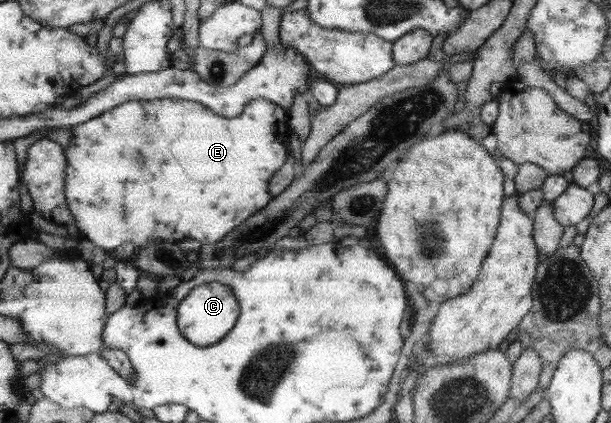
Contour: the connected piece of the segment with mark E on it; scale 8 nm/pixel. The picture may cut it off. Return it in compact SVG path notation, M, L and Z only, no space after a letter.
M154 98L143 101L129 101L115 106L111 110L102 112L90 118L87 122L72 126L70 144L64 147L67 166L65 167L65 198L67 206L75 219L75 227L80 235L87 238L104 249L111 252L114 248L132 242L137 250L147 247L150 240L157 242L178 243L184 238L193 238L201 244L213 244L221 240L227 232L239 226L265 208L271 202L272 194L269 194L268 184L270 178L281 168L286 161L286 148L289 146L291 129L288 127L287 110L273 104L270 100L250 100L239 116L233 118L219 117L208 106L195 101L186 101L179 98Z

